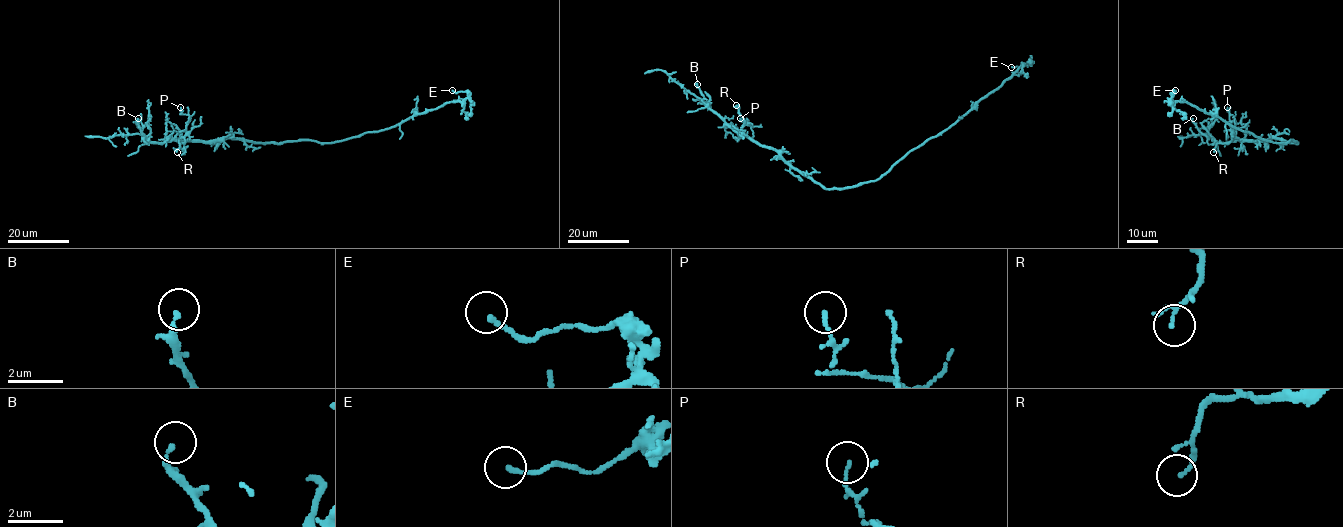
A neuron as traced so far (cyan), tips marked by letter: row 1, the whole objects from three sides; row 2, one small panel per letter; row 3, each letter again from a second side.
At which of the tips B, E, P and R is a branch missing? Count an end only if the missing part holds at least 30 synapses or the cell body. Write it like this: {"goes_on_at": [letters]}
{"goes_on_at": []}

